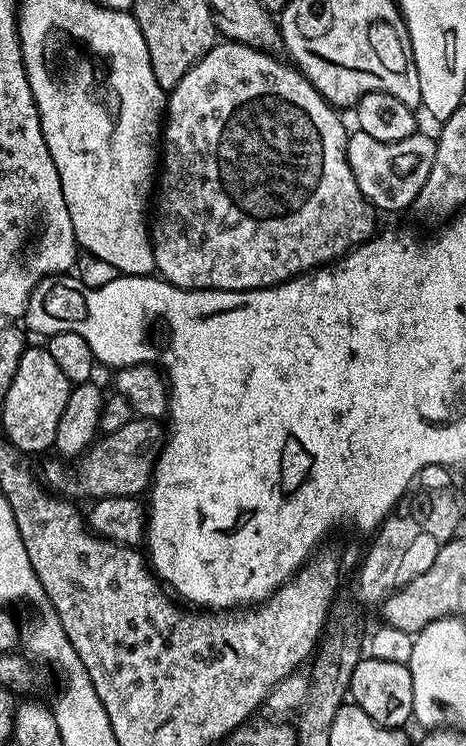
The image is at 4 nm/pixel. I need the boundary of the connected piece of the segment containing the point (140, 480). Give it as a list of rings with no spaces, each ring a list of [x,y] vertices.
[[[133,417],[122,430],[105,432],[75,462],[48,460],[42,468],[42,480],[53,493],[65,498],[89,496],[95,502],[107,496],[135,496],[147,493],[156,470],[156,459],[166,443],[166,432],[159,421]]]

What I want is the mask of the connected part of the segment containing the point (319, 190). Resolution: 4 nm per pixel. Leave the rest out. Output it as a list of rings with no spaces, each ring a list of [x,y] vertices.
[[[217,42],[182,82],[166,96],[166,123],[162,128],[162,171],[158,176],[158,191],[154,196],[154,219],[150,224],[150,239],[154,249],[156,272],[168,283],[179,288],[205,288],[219,292],[245,292],[251,288],[272,288],[295,276],[324,267],[345,252],[366,240],[371,240],[376,228],[377,209],[358,190],[354,174],[346,158],[350,135],[340,121],[341,113],[333,108],[313,84],[291,63],[275,60],[268,50],[251,48],[248,44]]]

